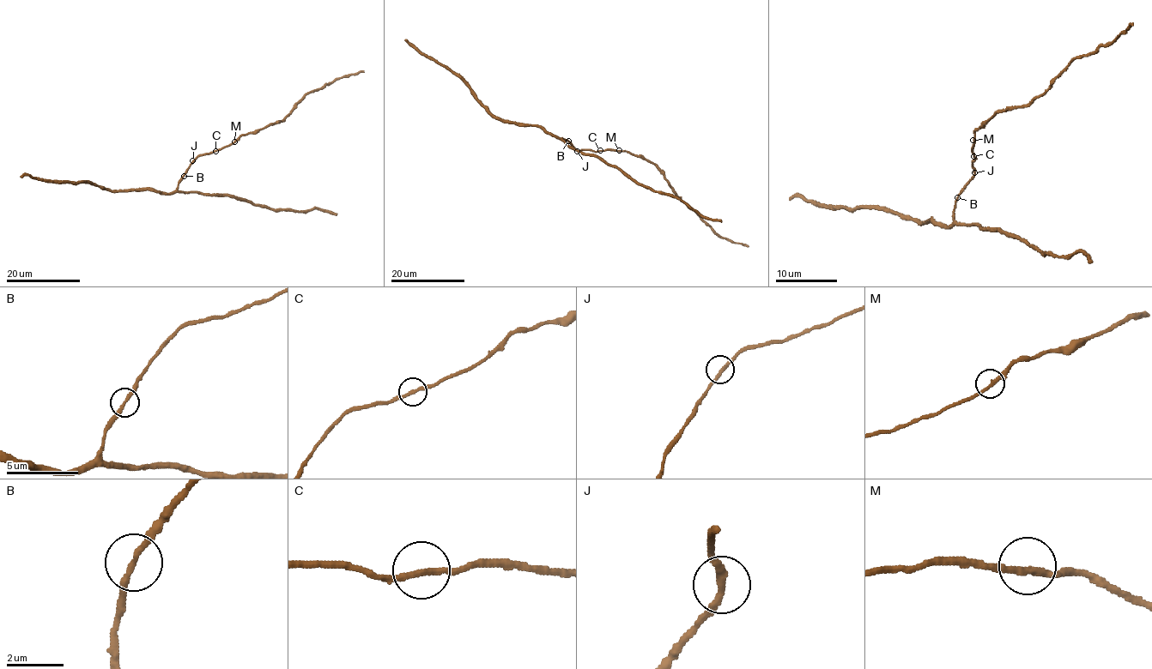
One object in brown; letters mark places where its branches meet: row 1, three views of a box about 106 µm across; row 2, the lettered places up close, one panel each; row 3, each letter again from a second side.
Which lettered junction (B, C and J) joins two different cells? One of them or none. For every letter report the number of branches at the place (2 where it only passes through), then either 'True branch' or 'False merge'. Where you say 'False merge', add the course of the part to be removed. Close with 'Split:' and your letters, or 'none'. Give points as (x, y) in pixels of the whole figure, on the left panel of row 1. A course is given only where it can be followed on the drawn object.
B: Branches: 2. True branch
C: Branches: 2. True branch
J: Branches: 2. True branch
Split: none

